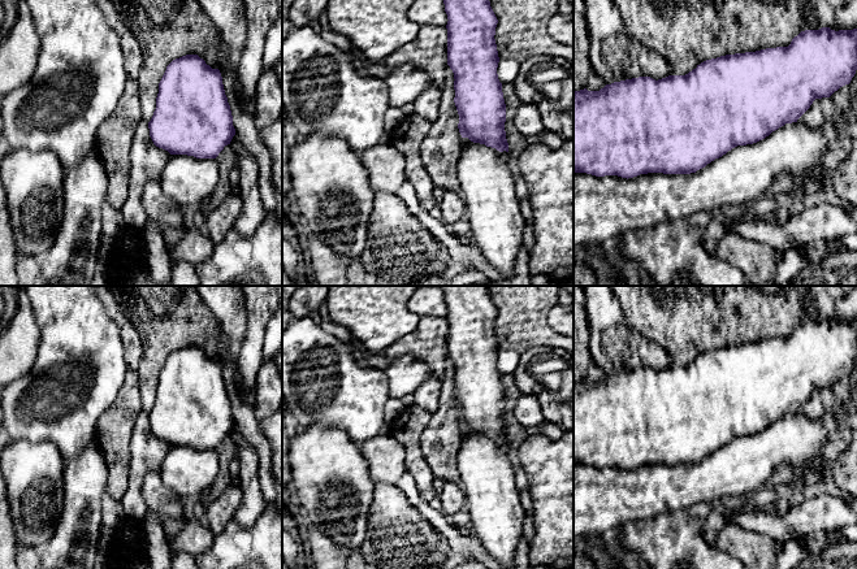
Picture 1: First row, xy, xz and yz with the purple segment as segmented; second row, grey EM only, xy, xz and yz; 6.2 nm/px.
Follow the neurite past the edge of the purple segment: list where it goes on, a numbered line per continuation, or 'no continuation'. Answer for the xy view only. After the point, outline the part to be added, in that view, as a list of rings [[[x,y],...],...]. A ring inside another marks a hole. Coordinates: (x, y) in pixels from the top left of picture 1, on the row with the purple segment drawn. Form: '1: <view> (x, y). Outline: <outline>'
1: xy (189, 181). Outline: [[[172,155],[159,182],[163,192],[179,207],[203,205],[218,182],[217,160]]]

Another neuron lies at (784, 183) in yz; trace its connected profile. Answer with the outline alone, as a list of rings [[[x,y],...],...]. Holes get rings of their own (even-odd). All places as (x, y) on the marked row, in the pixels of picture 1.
[[[817,166],[809,173],[793,177],[791,174],[780,174],[770,186],[767,195],[775,196],[778,194],[791,194],[795,188],[818,179],[822,175],[823,168]]]

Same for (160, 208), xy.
[[[159,181],[144,187],[142,205],[147,218],[176,229],[183,226],[179,205],[163,192]]]

